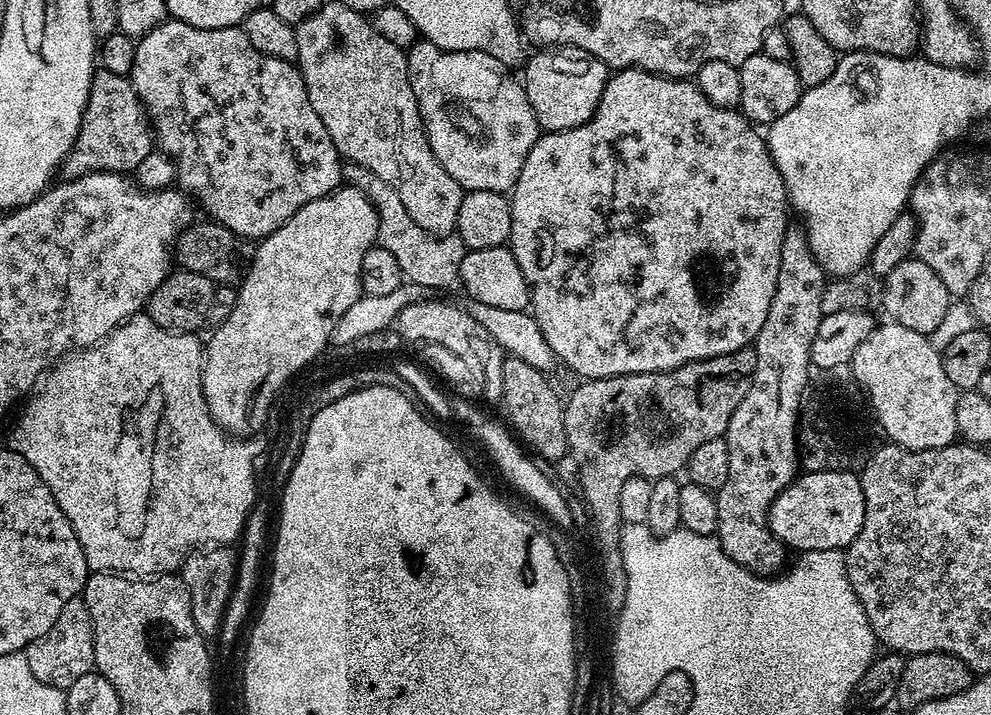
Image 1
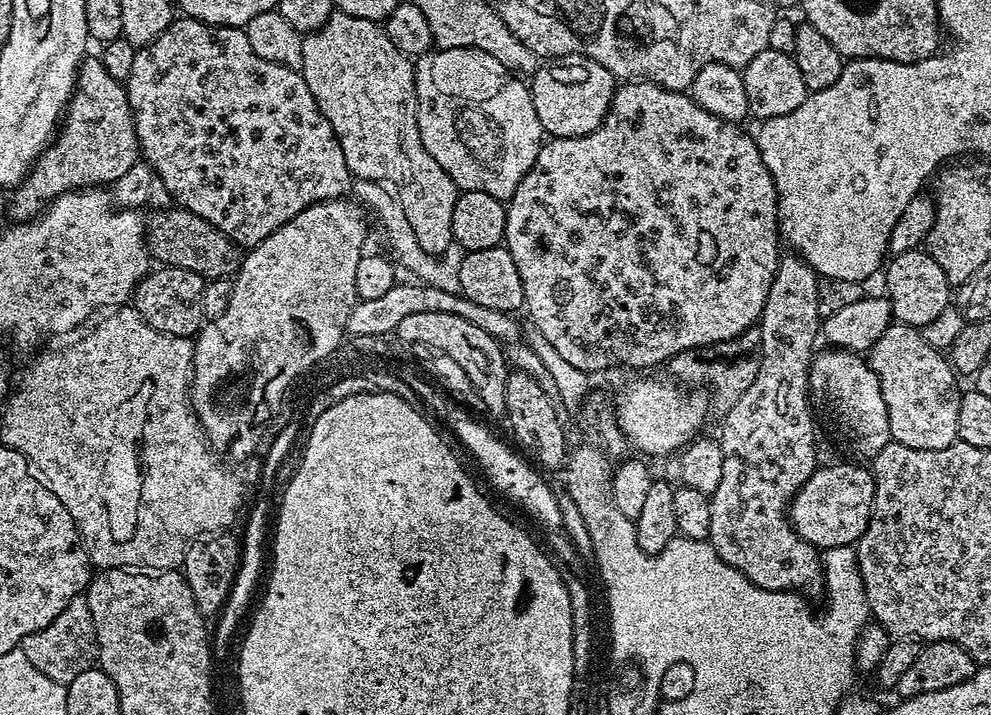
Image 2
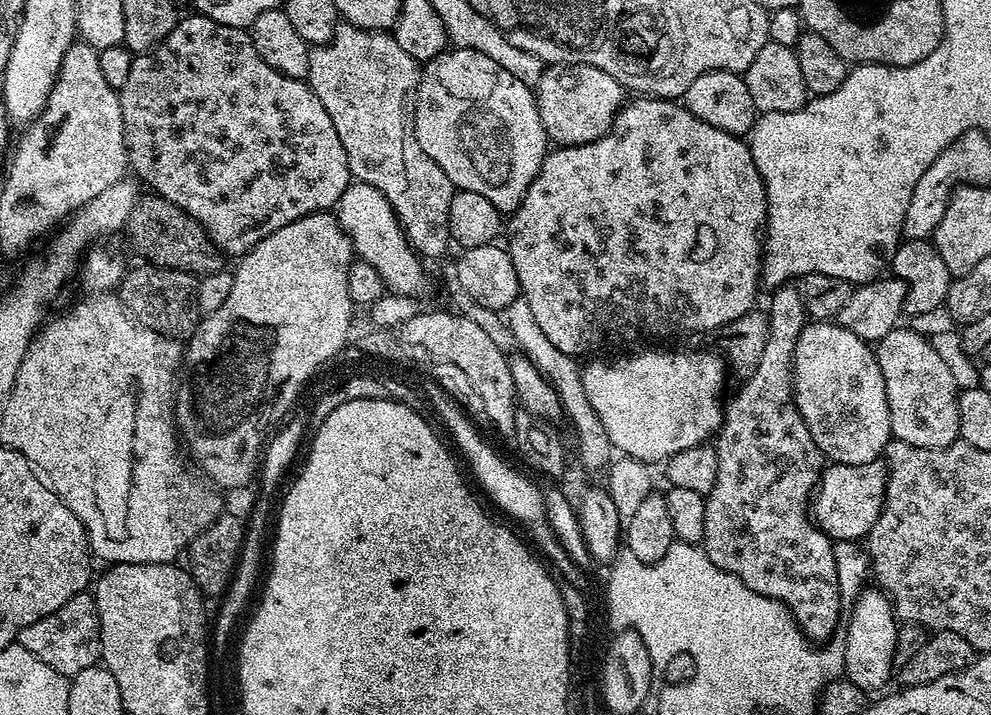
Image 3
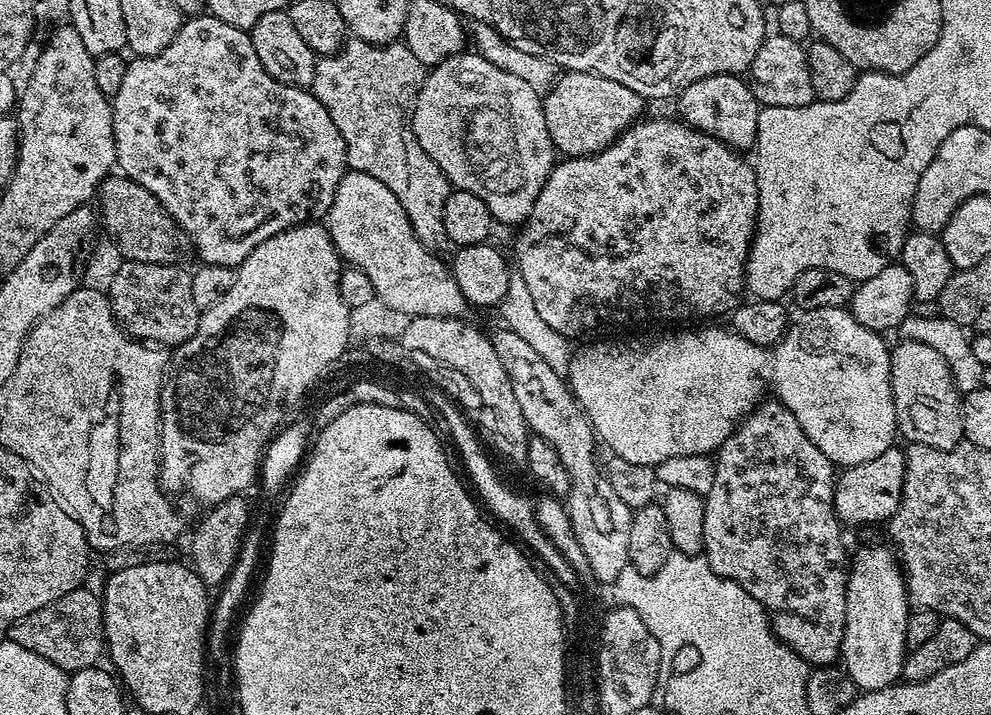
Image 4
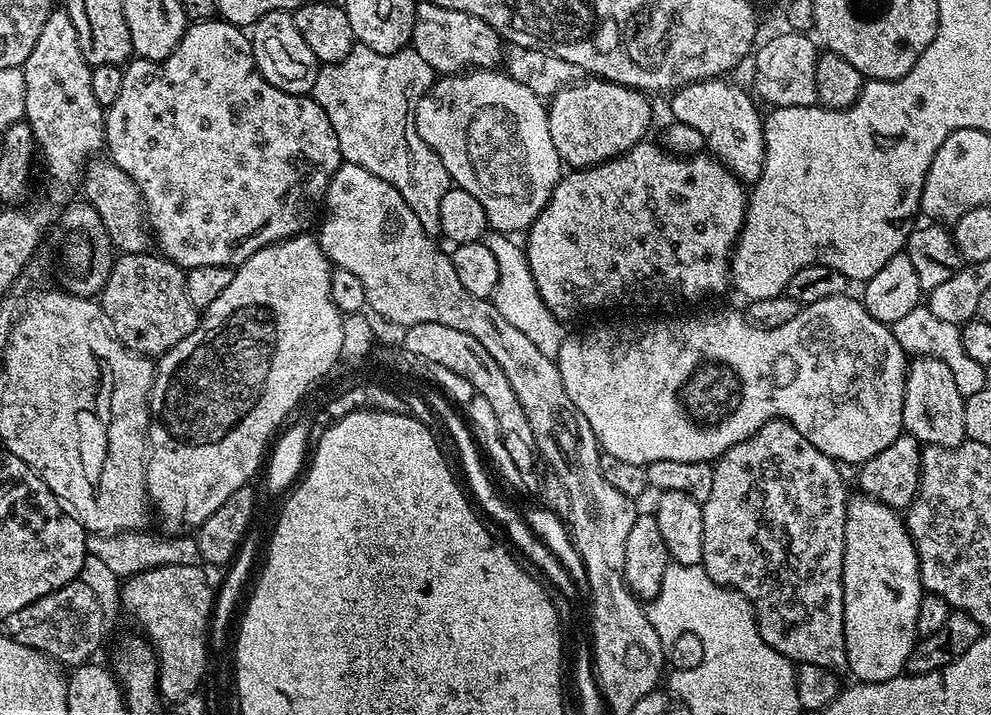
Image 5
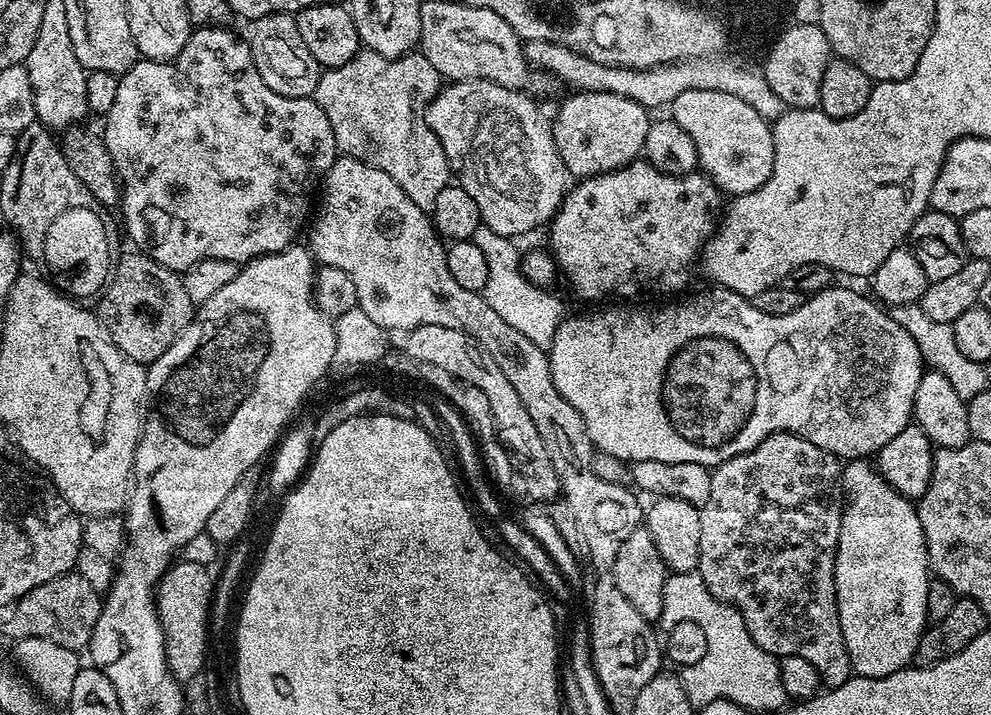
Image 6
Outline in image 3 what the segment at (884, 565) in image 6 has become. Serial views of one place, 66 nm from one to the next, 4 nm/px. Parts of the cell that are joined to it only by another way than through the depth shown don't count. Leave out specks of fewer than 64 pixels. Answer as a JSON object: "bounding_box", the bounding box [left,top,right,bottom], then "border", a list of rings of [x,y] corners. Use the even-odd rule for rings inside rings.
{"bounding_box":[843,586,898,694],"border":[[[876,586],[865,587],[864,591],[851,605],[852,617],[847,617],[848,637],[843,637],[844,676],[854,686],[861,688],[865,694],[876,694],[889,687],[888,679],[893,679],[894,665],[892,659],[896,653],[896,629],[898,617],[891,599]],[[873,587],[873,588],[872,588]],[[885,687],[885,688],[884,688]],[[879,688],[884,688],[880,689]],[[877,691],[877,692],[876,692]],[[876,692],[876,693],[872,693]]]}

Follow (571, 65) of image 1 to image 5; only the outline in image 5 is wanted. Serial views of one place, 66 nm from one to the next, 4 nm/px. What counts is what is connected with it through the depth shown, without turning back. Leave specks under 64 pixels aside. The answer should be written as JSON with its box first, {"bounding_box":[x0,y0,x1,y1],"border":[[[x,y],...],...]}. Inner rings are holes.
{"bounding_box":[547,78,652,169],"border":[[[584,78],[551,97],[547,105],[550,139],[561,161],[569,169],[605,164],[641,143],[652,124],[652,104],[638,88],[615,84],[612,80]]]}

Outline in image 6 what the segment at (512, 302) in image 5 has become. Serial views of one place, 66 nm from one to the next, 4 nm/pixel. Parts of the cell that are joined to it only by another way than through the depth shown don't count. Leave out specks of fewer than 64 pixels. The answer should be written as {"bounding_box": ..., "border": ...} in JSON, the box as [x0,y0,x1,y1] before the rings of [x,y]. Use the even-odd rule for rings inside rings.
{"bounding_box":[472,226,560,349],"border":[[[481,226],[474,230],[472,240],[485,255],[488,267],[488,281],[482,293],[484,299],[498,312],[502,322],[518,330],[518,334],[530,338],[530,342],[534,342],[539,348],[548,349],[560,325],[555,306],[548,304],[552,300],[551,294],[544,292],[548,290],[533,284],[524,275],[521,255],[516,254],[516,248],[512,245],[515,243],[509,237],[494,234],[494,230]]]}

